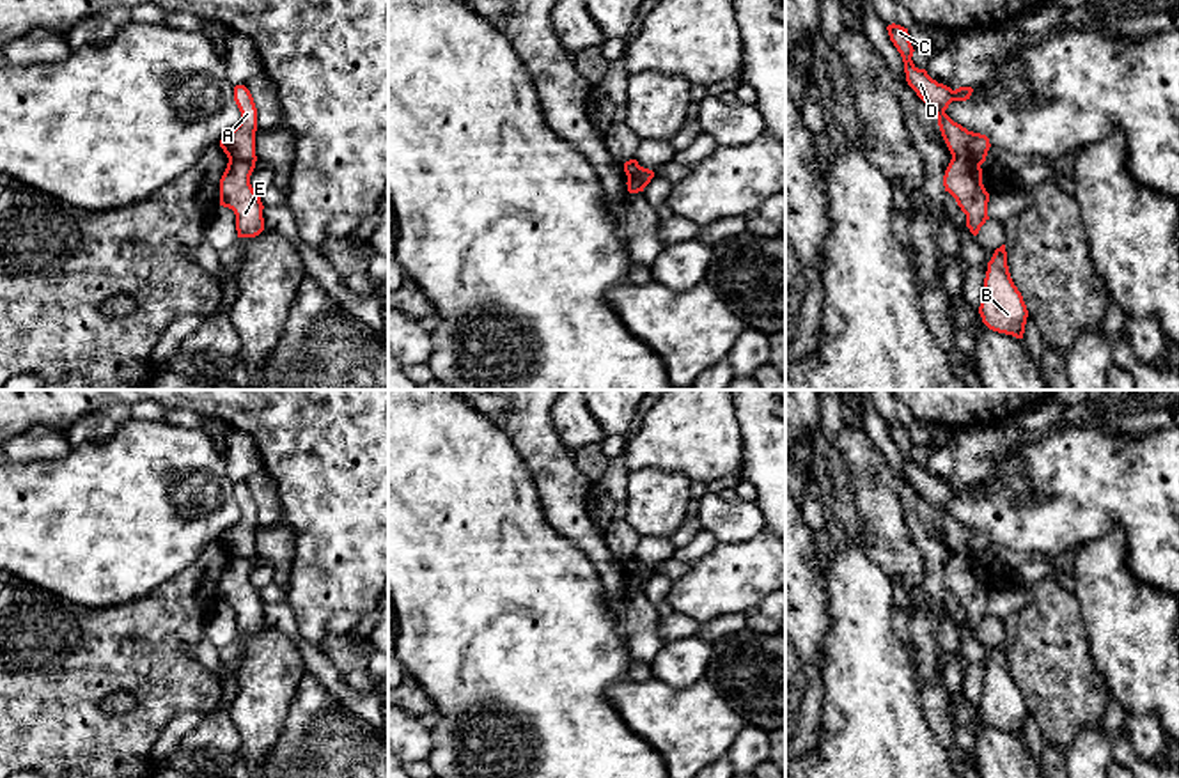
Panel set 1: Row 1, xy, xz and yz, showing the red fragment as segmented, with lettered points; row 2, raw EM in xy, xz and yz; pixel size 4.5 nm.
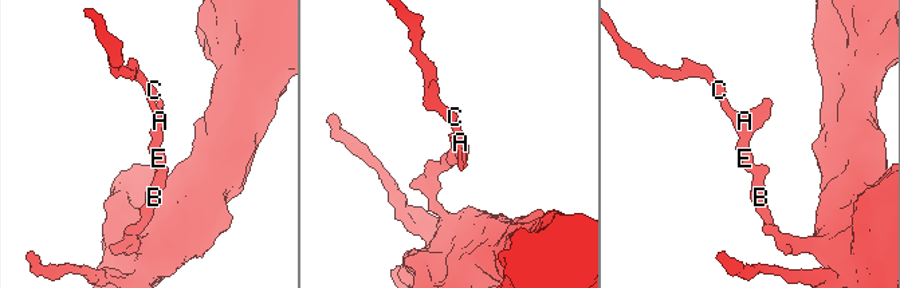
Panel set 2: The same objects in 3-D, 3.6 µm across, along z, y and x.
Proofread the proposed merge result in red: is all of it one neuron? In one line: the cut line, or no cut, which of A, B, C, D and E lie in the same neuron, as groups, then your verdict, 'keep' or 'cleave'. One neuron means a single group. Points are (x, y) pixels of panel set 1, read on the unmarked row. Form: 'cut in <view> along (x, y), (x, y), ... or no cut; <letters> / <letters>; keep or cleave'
cut in yz along (952, 552), (965, 553), (979, 562); A C D / B E; cleave

